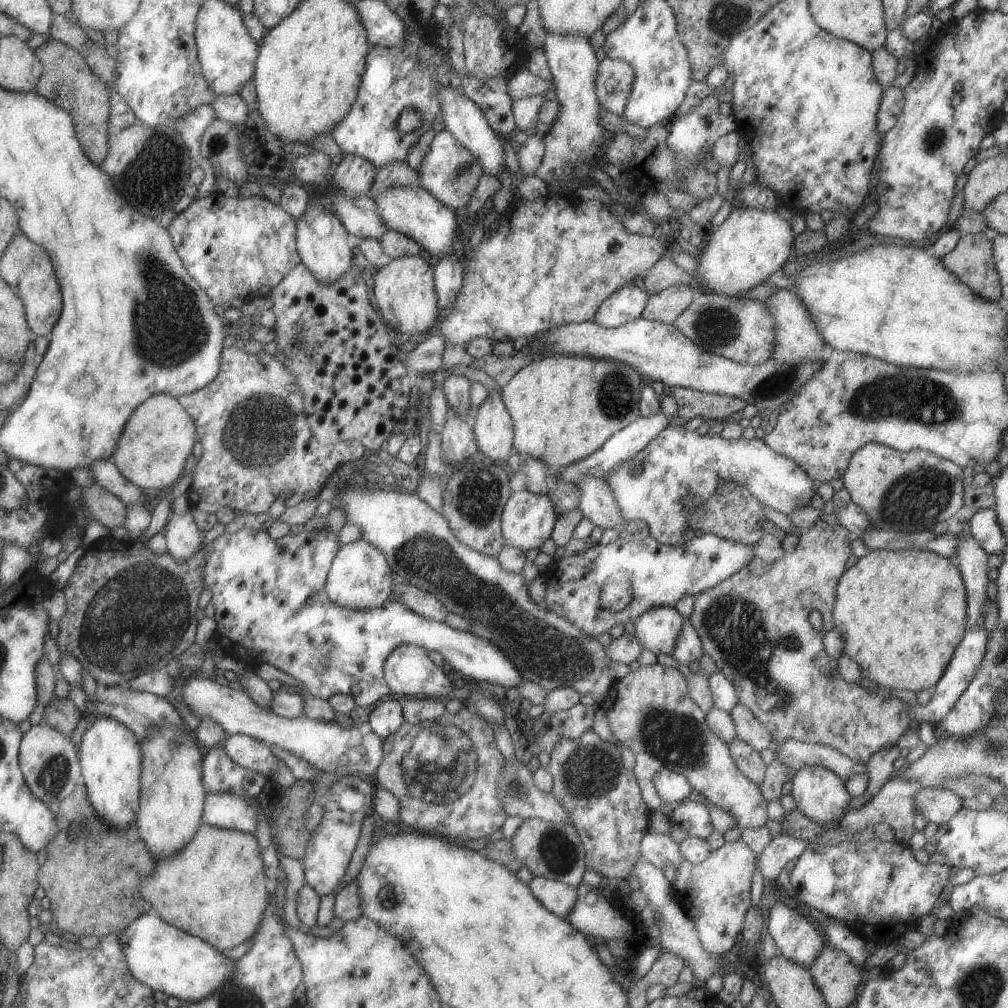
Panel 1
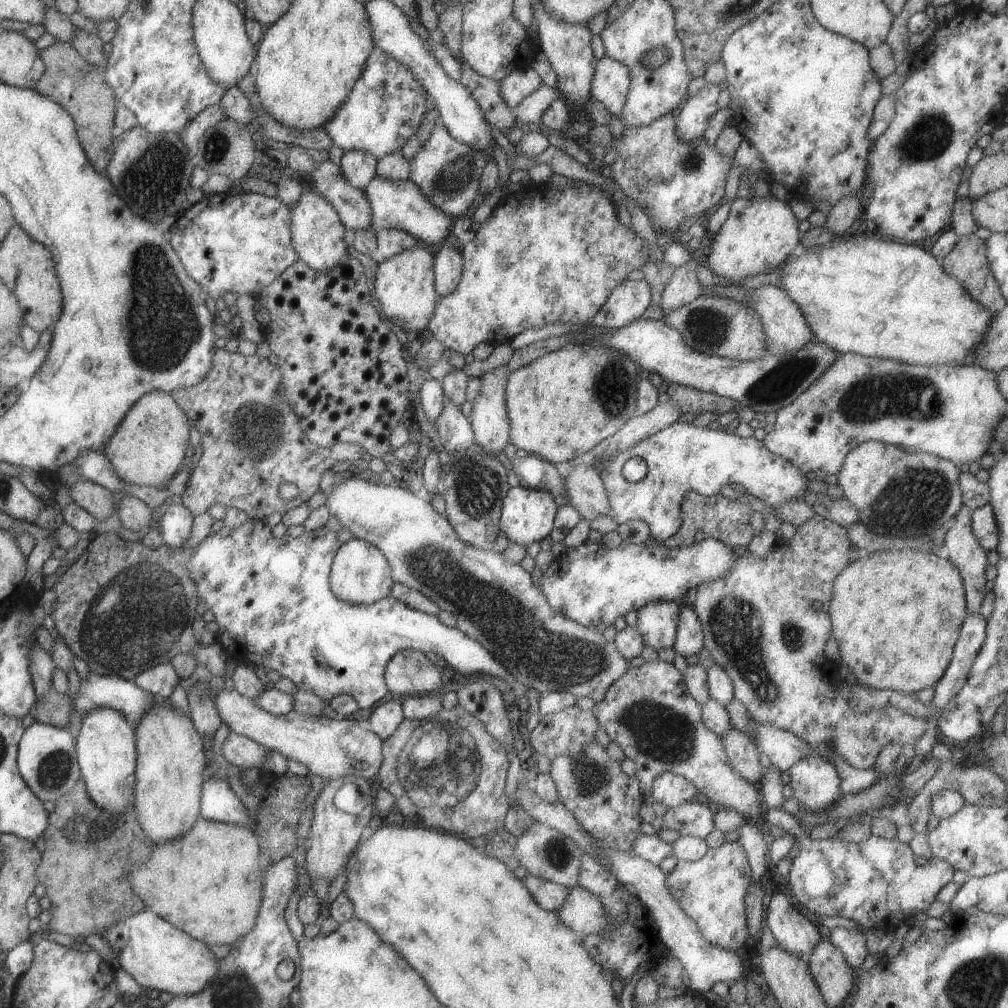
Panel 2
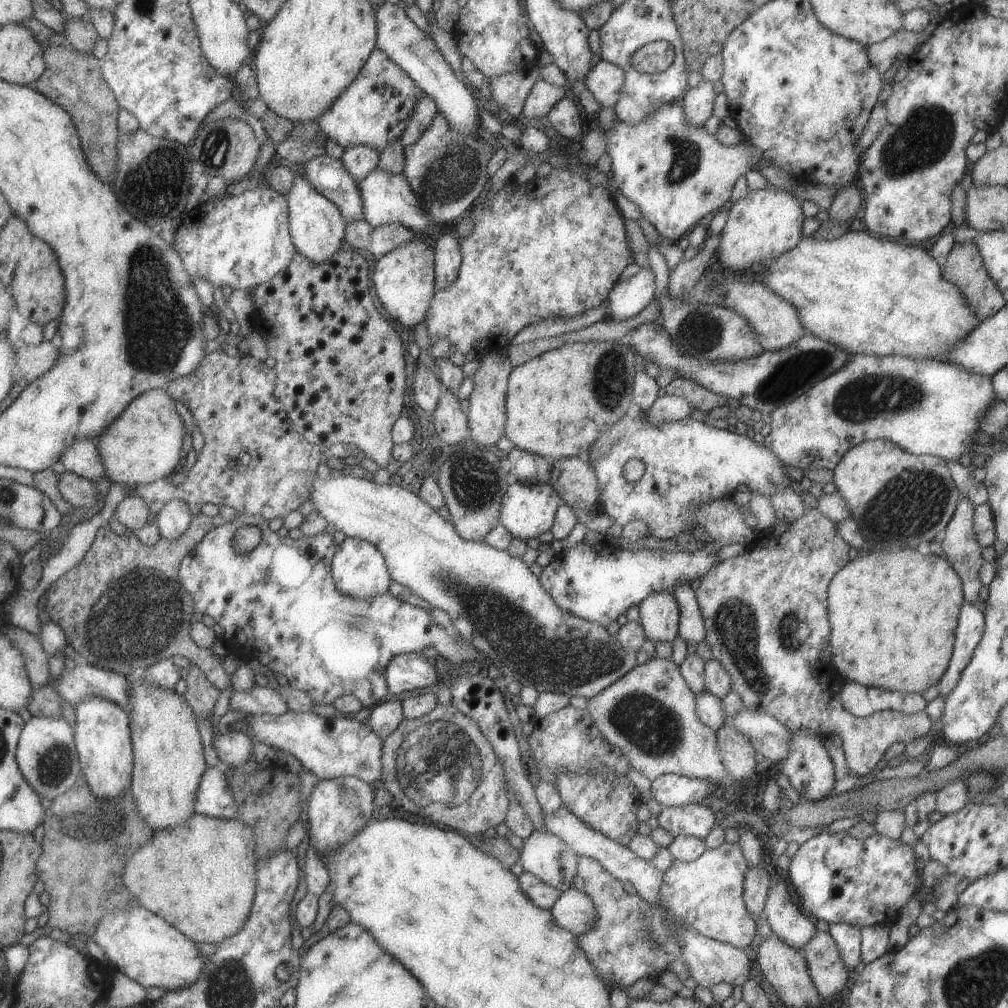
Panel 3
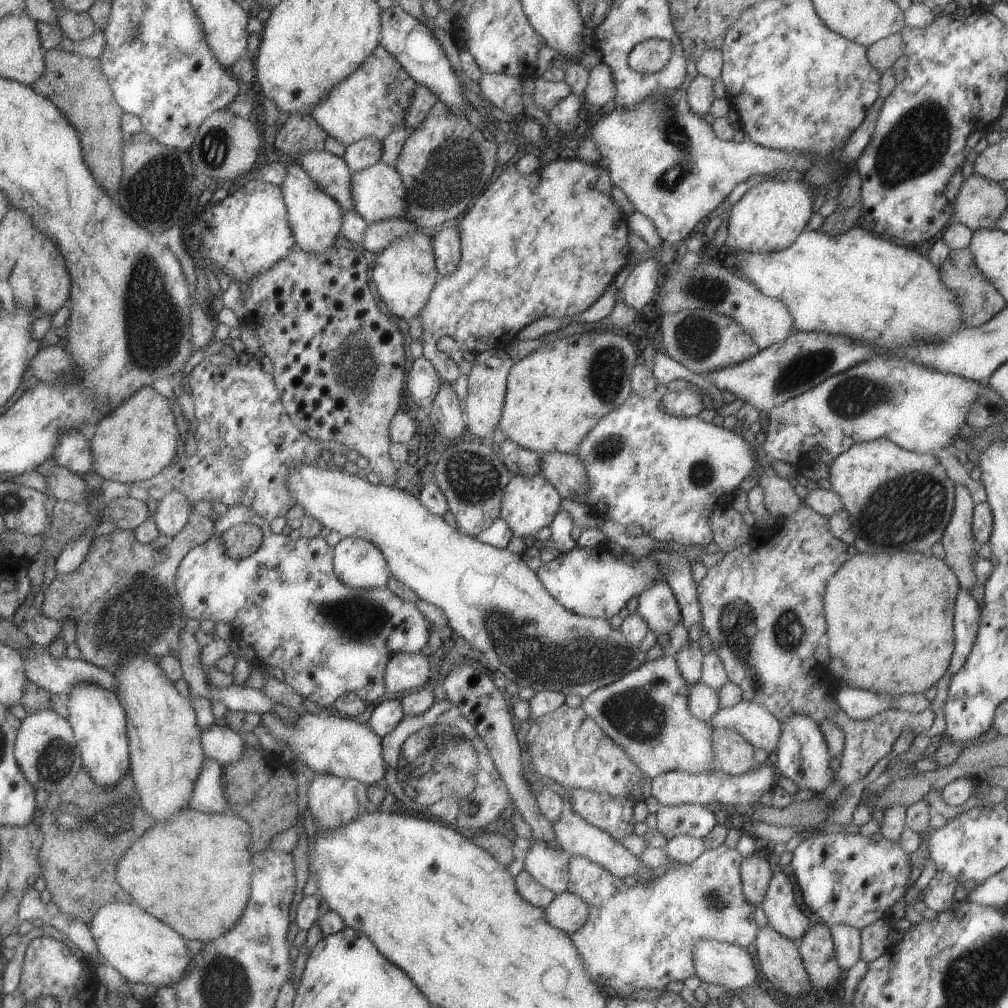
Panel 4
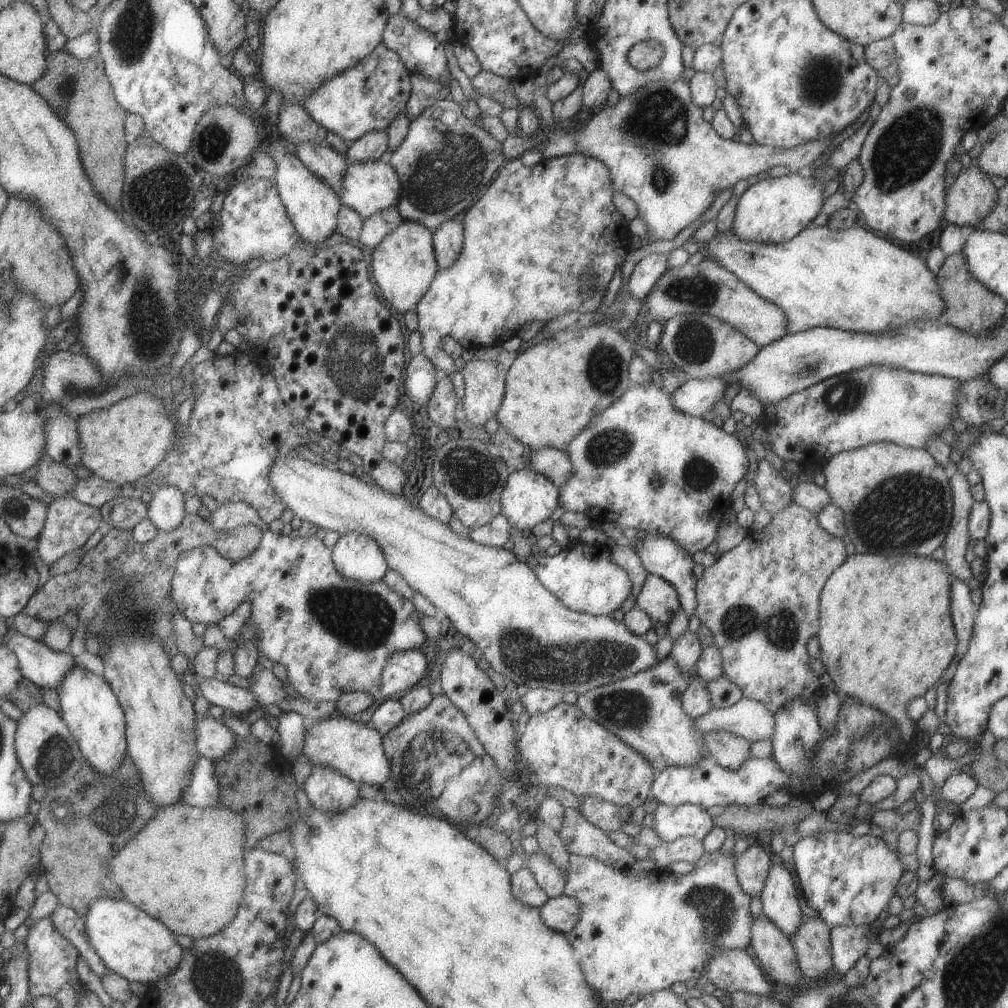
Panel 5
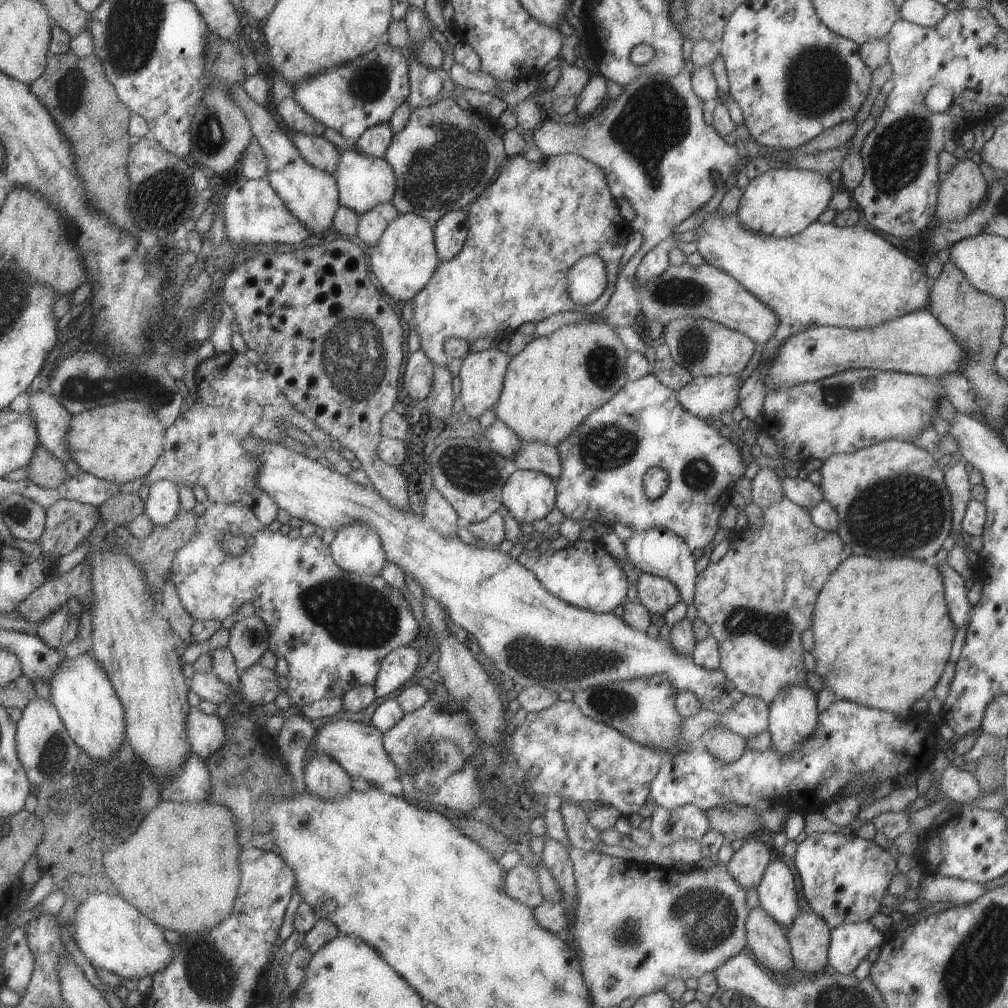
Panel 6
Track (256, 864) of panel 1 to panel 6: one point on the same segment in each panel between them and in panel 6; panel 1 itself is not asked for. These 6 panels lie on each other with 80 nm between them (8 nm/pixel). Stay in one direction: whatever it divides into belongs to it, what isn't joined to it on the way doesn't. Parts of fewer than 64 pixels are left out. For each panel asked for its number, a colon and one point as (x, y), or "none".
2: (208, 883)
3: (199, 877)
4: (192, 871)
5: (185, 868)
6: (180, 869)

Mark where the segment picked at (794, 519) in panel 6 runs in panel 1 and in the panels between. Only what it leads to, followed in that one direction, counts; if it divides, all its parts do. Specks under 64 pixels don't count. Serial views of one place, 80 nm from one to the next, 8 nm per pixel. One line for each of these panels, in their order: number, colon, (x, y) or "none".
1: (763, 633)
2: (771, 649)
3: (765, 620)
4: (762, 606)
5: (759, 599)

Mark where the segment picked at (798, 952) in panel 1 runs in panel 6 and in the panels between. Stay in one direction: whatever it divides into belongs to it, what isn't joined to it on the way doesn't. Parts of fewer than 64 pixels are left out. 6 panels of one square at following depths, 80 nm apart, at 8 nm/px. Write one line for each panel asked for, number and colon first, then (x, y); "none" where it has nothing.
2: (793, 933)
3: (788, 924)
4: (778, 905)
5: (779, 904)
6: (776, 892)

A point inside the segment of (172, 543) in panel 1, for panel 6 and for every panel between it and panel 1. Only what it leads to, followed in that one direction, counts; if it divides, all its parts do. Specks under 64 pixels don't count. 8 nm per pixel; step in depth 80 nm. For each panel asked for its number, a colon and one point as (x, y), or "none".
2: (174, 521)
3: (174, 517)
4: (172, 511)
5: (165, 511)
6: (162, 504)

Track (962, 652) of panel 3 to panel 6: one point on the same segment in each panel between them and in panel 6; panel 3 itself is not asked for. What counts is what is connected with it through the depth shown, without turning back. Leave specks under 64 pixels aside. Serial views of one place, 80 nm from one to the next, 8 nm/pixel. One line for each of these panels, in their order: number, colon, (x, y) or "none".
4: (966, 610)
5: (962, 610)
6: (956, 601)

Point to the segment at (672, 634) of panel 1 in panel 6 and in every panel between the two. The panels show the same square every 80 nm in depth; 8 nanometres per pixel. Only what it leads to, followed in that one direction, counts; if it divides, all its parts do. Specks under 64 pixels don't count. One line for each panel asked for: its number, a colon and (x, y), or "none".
2: (656, 623)
3: (658, 613)
4: (656, 604)
5: (657, 598)
6: (657, 594)

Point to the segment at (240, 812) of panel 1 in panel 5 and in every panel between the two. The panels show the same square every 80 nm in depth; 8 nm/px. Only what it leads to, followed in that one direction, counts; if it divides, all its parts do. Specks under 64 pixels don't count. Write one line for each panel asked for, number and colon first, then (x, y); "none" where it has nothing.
2: (218, 803)
3: (214, 798)
4: (207, 796)
5: (202, 791)

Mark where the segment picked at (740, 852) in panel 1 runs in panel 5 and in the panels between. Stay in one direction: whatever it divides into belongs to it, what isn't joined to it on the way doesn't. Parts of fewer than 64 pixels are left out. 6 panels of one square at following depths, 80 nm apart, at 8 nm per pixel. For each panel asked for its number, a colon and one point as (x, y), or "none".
2: (711, 891)
3: (630, 939)
4: (636, 937)
5: (641, 935)

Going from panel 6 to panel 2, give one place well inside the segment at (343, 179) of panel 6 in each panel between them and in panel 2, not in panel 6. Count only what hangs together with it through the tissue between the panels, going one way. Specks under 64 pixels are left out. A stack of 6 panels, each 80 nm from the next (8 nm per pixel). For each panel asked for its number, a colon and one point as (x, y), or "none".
2: (400, 205)
3: (387, 199)
4: (378, 192)
5: (369, 187)

